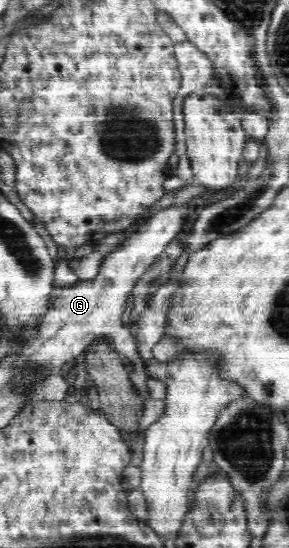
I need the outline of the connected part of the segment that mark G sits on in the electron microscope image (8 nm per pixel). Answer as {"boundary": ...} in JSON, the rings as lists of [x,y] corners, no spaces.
{"boundary":[[[186,208],[158,210],[156,214],[140,224],[138,230],[126,238],[114,252],[106,256],[98,274],[92,280],[79,280],[73,285],[53,287],[51,294],[53,302],[49,314],[41,325],[37,340],[30,348],[24,350],[24,359],[37,359],[37,362],[44,362],[47,366],[58,370],[67,362],[74,361],[76,356],[80,356],[95,339],[106,337],[114,345],[116,352],[134,362],[133,371],[129,375],[130,381],[142,397],[149,397],[147,384],[149,375],[144,358],[140,357],[139,345],[132,331],[122,325],[121,317],[126,312],[132,290],[138,280],[146,274],[148,266],[154,264],[156,258],[164,252],[166,245],[184,231],[185,228],[182,226],[184,218],[186,218]]]}

